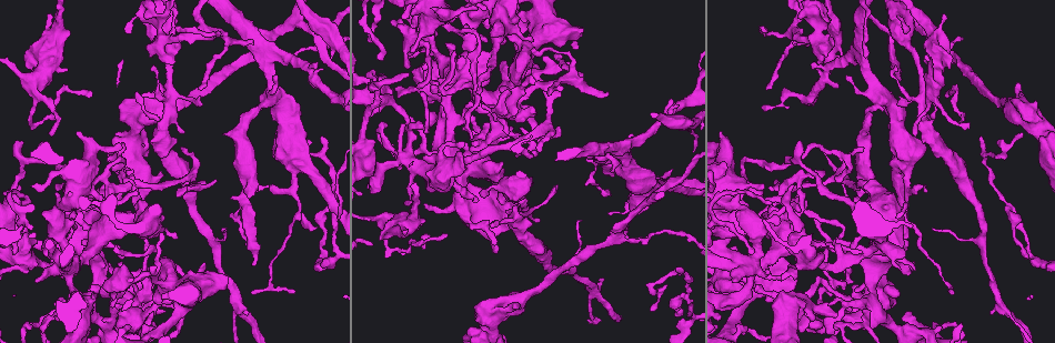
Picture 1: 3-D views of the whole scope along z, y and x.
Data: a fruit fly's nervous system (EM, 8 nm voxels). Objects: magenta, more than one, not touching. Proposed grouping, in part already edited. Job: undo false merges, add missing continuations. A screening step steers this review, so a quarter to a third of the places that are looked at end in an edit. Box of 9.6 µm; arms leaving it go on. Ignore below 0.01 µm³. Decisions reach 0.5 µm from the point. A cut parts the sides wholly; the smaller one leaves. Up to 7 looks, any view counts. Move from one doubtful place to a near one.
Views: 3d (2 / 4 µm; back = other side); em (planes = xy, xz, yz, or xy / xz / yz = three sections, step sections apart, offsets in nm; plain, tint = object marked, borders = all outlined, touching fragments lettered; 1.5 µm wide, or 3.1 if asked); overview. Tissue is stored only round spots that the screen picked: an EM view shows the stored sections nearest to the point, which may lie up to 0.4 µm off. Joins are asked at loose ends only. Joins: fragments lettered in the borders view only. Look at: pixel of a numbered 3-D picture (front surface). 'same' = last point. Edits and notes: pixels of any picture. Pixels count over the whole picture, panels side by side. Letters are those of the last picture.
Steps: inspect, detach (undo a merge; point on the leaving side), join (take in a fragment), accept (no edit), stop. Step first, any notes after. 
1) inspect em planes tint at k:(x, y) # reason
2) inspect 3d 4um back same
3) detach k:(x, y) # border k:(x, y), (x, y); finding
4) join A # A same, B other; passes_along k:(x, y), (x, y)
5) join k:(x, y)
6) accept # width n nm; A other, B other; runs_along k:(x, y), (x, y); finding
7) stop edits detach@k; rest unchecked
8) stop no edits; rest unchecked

inspect em xy step 4 borders at 1:(162, 300) # free end

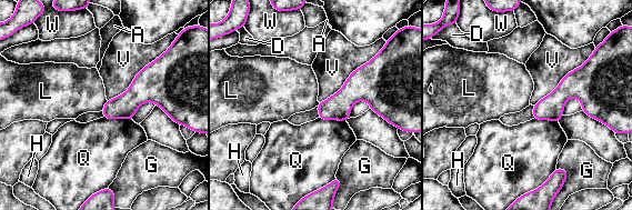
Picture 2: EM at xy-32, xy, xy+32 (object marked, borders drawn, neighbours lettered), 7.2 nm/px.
inspect em xz step 8 borders same

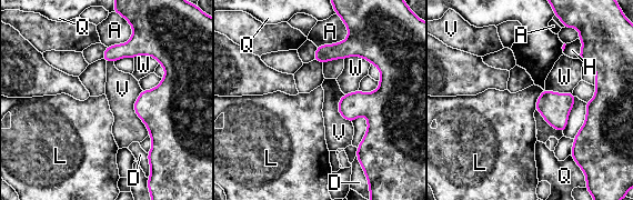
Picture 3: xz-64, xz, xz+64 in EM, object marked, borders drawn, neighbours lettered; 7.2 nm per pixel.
accept # A other, D other, H other, L other, Q other, V other, W other; border 3:(543, 90), (534, 109); none of them fits

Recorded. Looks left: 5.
inspect 3d 4um at 1:(488, 110) # tapers out

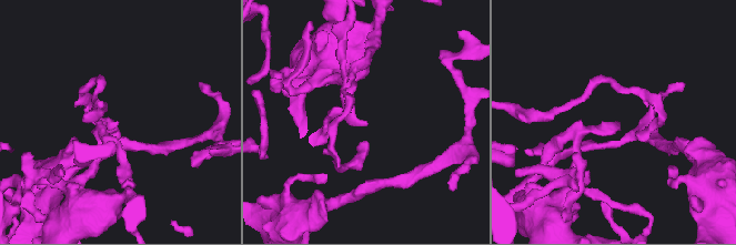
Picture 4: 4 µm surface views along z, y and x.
inspect em xy step 4 tint at 4:(616, 122)

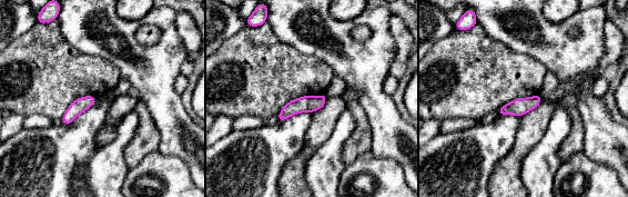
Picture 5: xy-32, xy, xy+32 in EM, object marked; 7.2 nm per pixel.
inspect em planes borders same

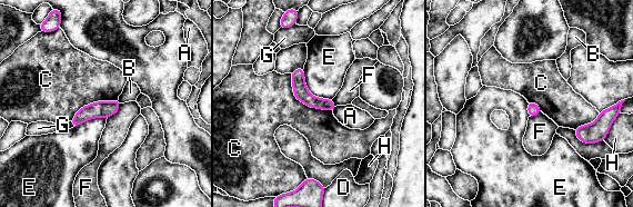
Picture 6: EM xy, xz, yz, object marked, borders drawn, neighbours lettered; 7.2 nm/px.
accept # A other, B other, C other, D other, E other, F other, G other, H other; border 6:(290, 74), (299, 100), (332, 111); none of them fits

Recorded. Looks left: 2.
inspect em planes borders at 1:(800, 143)

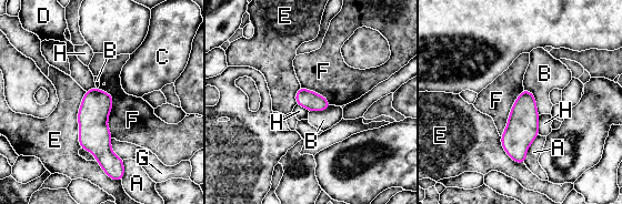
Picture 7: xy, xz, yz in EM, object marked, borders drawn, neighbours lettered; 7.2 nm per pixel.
accept # width 140 nm; A other, B other, C other, D other, E other, F other, G other, H other; border 7:(97, 88), (112, 98), (112, 138); none of them fits

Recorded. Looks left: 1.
stop no edits; rest unchecked

